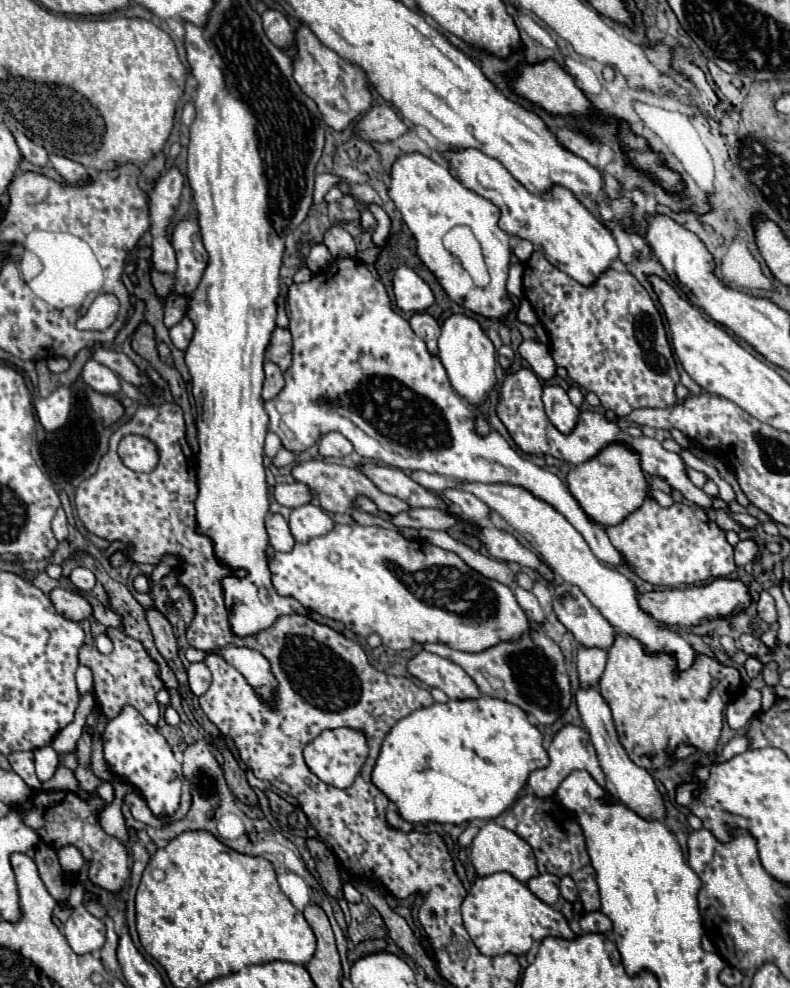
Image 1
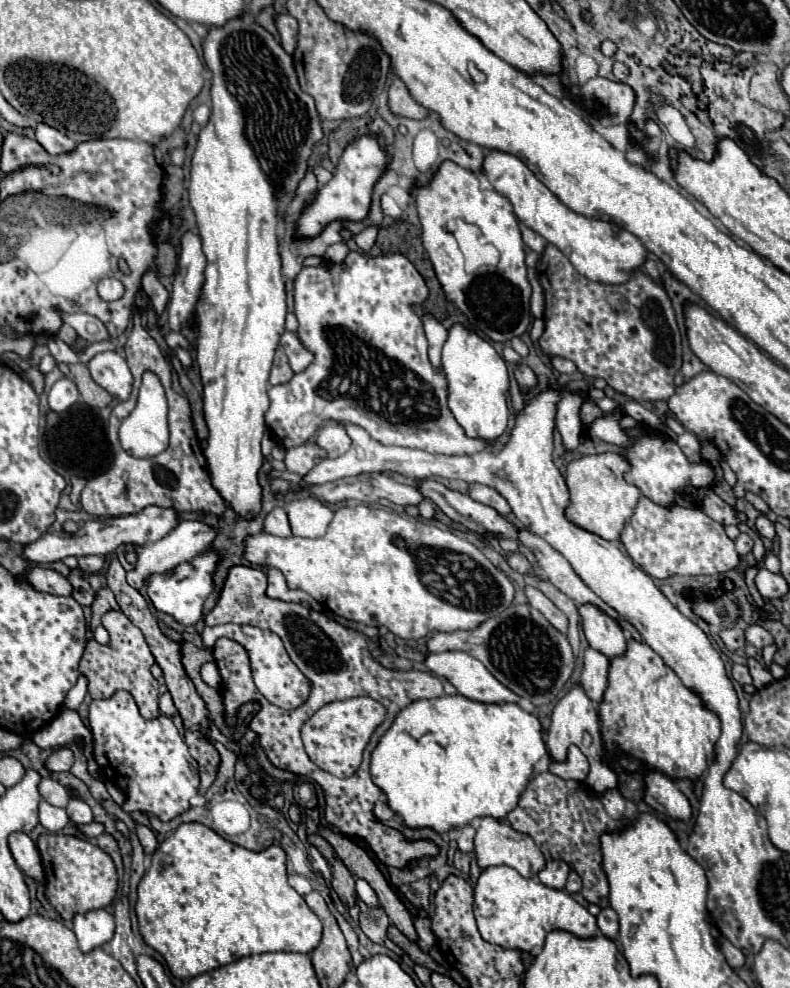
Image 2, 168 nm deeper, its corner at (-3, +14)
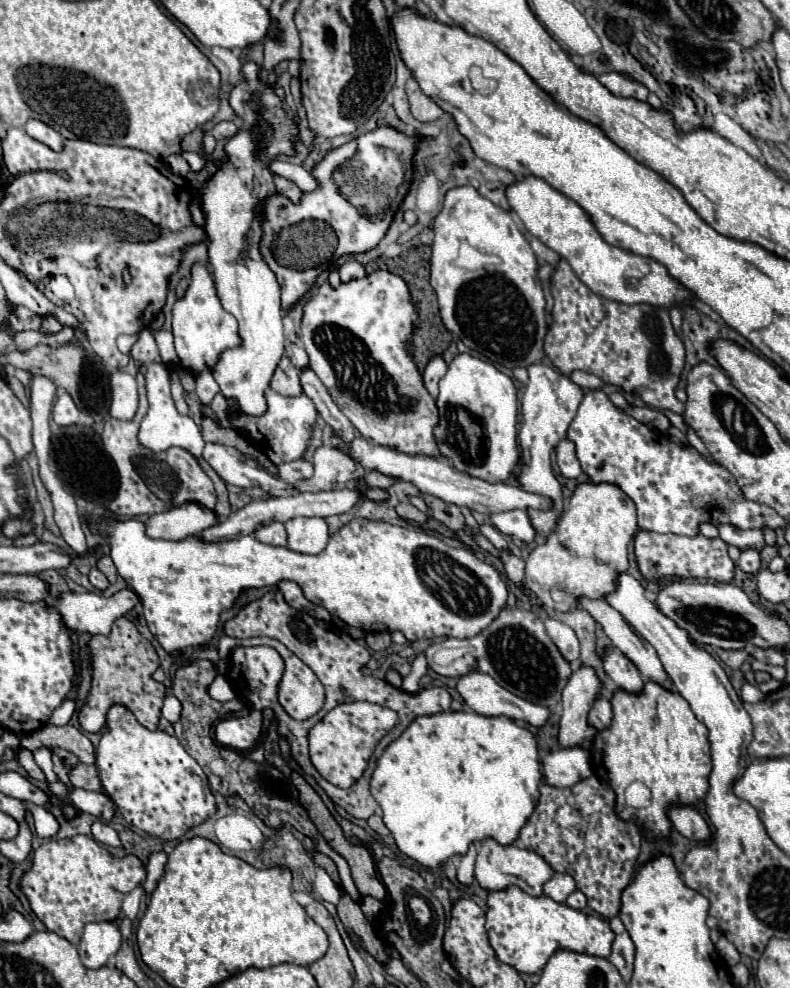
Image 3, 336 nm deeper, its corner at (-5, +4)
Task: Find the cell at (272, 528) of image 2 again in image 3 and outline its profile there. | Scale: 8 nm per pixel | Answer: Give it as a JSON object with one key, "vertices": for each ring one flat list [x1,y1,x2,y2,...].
{"vertices":[[270,523,260,527,254,537,266,545,286,545,286,529,282,523]]}

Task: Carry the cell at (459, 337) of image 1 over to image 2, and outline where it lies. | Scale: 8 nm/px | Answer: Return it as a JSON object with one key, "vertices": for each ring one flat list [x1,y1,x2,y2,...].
{"vertices":[[454,323,448,329,448,339,442,349,442,367,448,379,448,405,456,417,456,421,464,427,468,437,484,437,484,439,498,439,506,425,508,425,508,403,506,403,506,391,508,391,508,369,504,359,496,353,493,345,476,335,474,331,466,329,462,323]]}

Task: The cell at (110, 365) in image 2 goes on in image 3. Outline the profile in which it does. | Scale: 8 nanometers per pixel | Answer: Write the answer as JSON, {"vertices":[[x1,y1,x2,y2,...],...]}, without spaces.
{"vertices":[[116,371,110,377,110,387,112,387,110,415,120,421,132,421,138,409,136,379,124,371]]}

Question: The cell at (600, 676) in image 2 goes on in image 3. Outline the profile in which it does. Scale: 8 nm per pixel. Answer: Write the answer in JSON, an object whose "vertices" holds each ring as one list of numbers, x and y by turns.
{"vertices":[[600,697,600,699,594,703,592,711,588,713,588,723,590,723,596,731,602,731,602,729,606,729,606,727,610,725,610,721,612,721,610,701,608,701,606,697]]}

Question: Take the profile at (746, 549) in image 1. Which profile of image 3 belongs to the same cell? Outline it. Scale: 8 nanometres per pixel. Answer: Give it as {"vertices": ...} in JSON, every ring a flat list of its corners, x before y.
{"vertices":[[746,549,746,551,742,551,742,555,740,555,736,565,744,573,758,573,758,569,760,569,760,555,756,551,752,551,752,549]]}

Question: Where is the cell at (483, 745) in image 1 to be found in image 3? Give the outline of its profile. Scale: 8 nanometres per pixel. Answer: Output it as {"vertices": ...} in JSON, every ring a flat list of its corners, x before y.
{"vertices":[[448,711,448,713,438,713,432,717,420,717,420,719,412,721,410,727,396,741,392,741,388,745,388,749,382,753,382,757,378,759,378,765,372,773,370,793,374,795,378,805,382,807,384,825,390,829,400,853,408,855,410,859,414,859,422,867,436,869,436,867,444,865,452,855,466,855,468,845,474,841,484,841,490,837,494,841,498,841,500,845,512,845,518,839,520,829,524,827,524,823,528,821,528,817,536,809,536,803,540,799,540,793,538,793,540,779,542,779,542,773,540,773,540,763,538,763,538,747,536,747,534,735,528,729,518,727,508,717,484,717,484,715,478,715,474,711]]}

